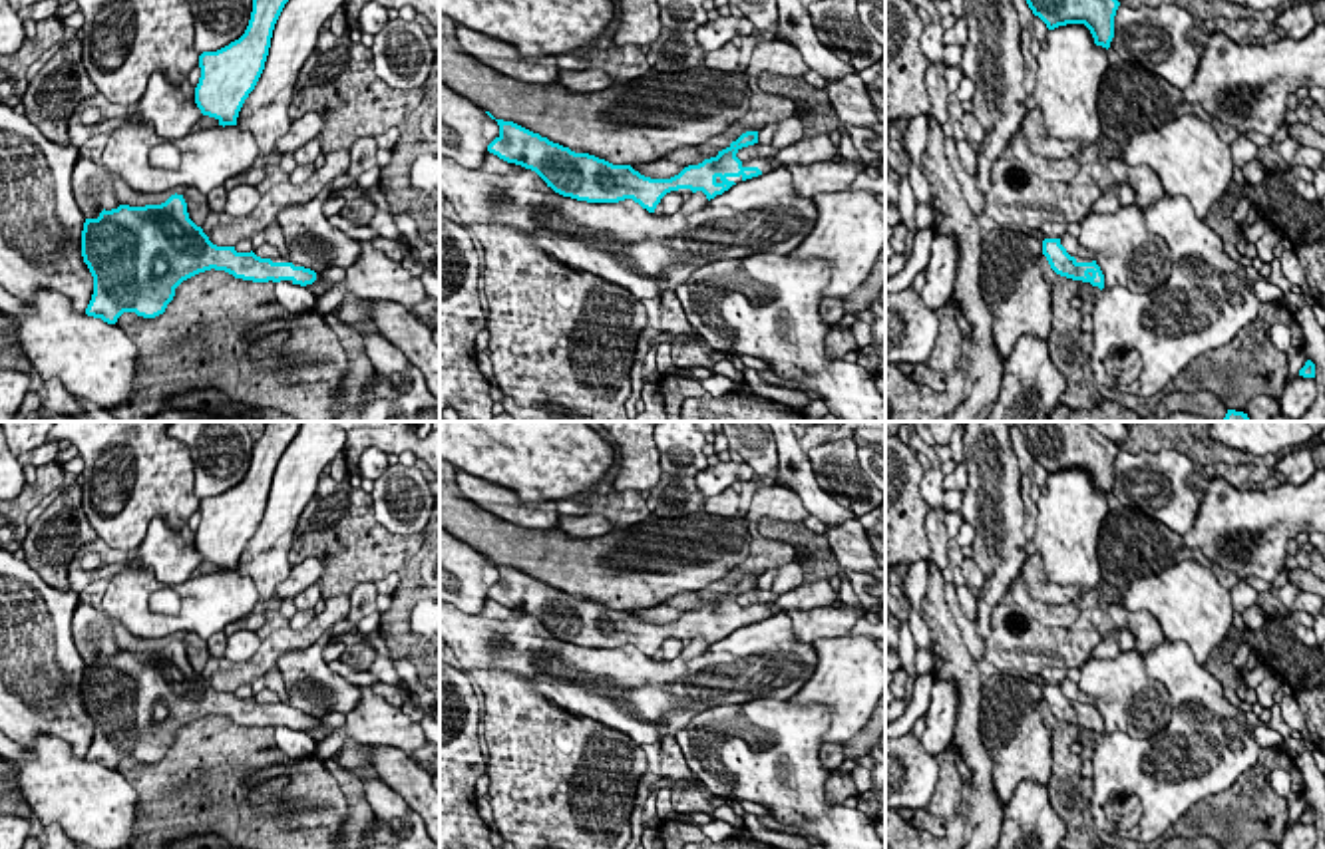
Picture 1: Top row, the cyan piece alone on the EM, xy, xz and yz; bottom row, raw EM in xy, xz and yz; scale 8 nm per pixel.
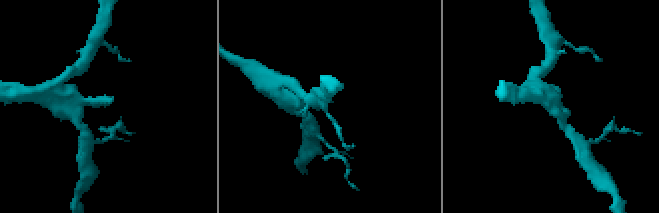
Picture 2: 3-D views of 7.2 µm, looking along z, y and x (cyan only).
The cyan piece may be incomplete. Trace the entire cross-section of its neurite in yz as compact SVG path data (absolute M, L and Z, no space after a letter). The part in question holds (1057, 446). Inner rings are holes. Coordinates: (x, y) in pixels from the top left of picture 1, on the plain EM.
M1017 422L1025 445L1048 475L1084 469L1096 491L1110 493L1120 447L1088 422Z

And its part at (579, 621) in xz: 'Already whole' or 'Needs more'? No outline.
Needs more

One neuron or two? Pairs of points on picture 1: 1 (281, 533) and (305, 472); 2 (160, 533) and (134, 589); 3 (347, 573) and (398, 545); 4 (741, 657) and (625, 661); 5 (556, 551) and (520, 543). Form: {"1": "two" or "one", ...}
{"1": "one", "2": "two", "3": "one", "4": "one", "5": "one"}

